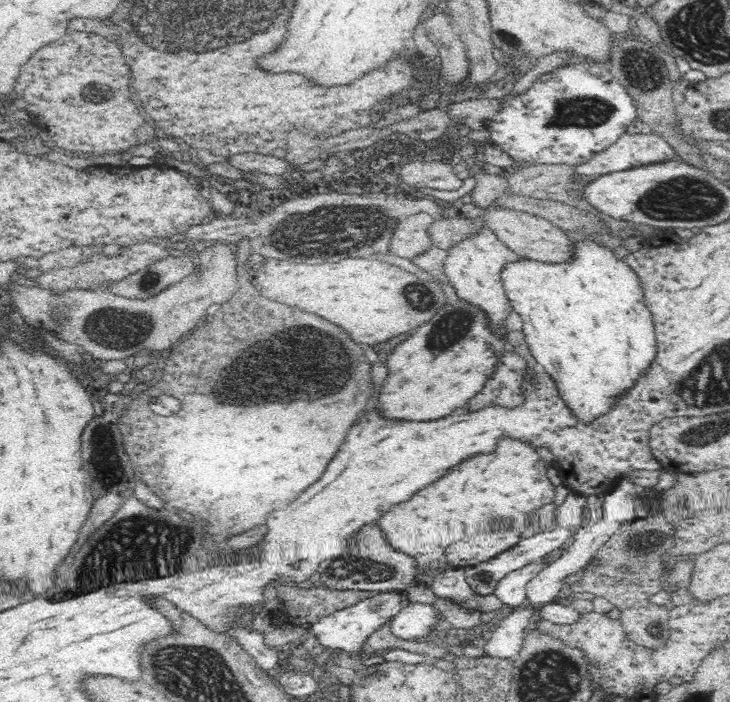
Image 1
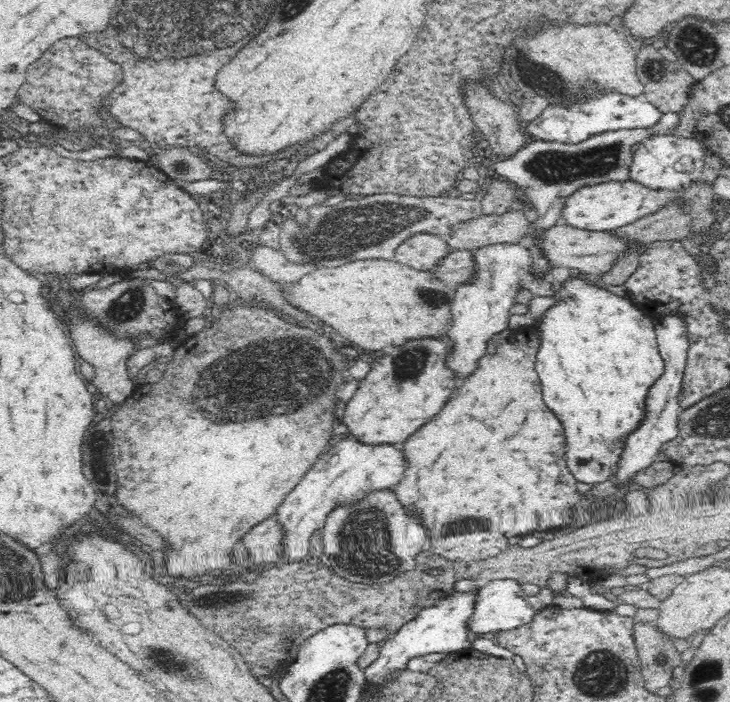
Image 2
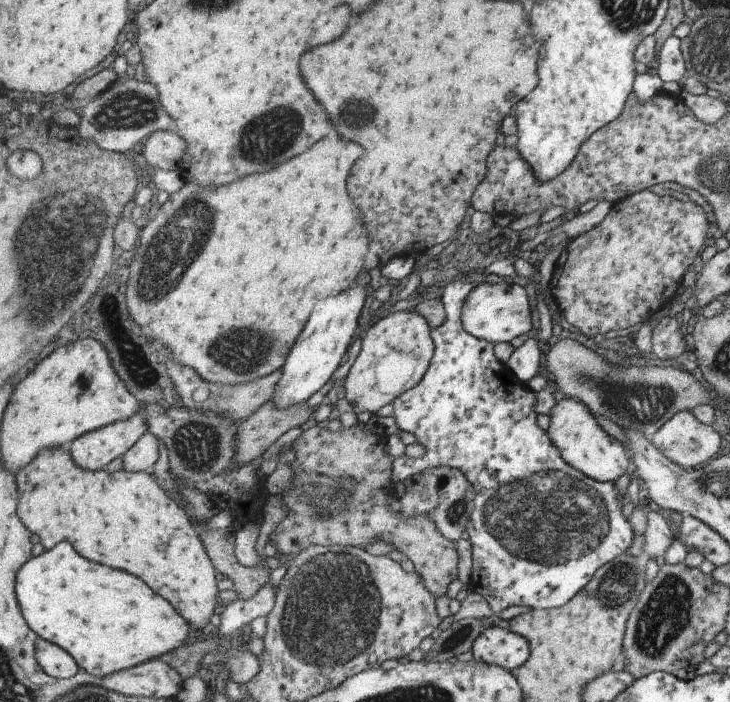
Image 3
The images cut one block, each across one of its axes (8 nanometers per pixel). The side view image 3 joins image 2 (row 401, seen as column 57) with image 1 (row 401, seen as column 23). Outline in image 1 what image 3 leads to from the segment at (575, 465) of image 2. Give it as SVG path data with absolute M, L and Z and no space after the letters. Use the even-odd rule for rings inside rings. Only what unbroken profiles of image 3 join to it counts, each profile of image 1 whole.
M585 237L585 240L581 242L572 241L570 257L562 262L554 262L554 264L523 257L519 257L518 260L514 260L514 262L506 262L504 268L502 268L502 272L500 272L500 278L503 282L503 287L512 311L522 317L522 321L524 322L523 332L526 336L525 340L531 354L535 357L536 362L539 362L540 365L544 367L546 372L552 374L552 380L558 384L558 390L561 393L562 400L565 400L569 404L572 412L580 418L582 422L590 422L590 420L598 418L600 414L606 414L606 412L612 408L614 398L616 398L620 392L628 390L634 382L638 381L639 376L650 367L652 360L654 360L657 346L657 341L655 340L655 325L653 315L650 313L648 306L646 306L645 292L642 288L641 280L636 272L634 272L634 269L629 264L626 264L622 258L618 257L615 252L607 247L600 239Z

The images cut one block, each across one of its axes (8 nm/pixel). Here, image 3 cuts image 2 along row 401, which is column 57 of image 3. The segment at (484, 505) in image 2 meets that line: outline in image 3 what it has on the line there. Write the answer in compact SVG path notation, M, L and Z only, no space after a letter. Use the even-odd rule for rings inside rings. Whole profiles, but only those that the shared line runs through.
M59 448L42 450L41 456L31 461L31 466L27 465L17 476L19 490L22 491L18 514L23 518L23 522L31 526L31 532L39 536L45 548L53 548L61 540L69 540L75 550L79 550L79 554L83 554L85 558L141 576L157 594L163 594L163 598L167 598L179 610L179 614L187 618L191 626L202 630L216 619L219 608L218 571L215 569L214 560L207 554L202 535L195 526L191 526L187 511L171 496L167 496L161 480L151 474L127 470L121 470L117 474L109 474L105 470L89 472L75 466L69 451Z

